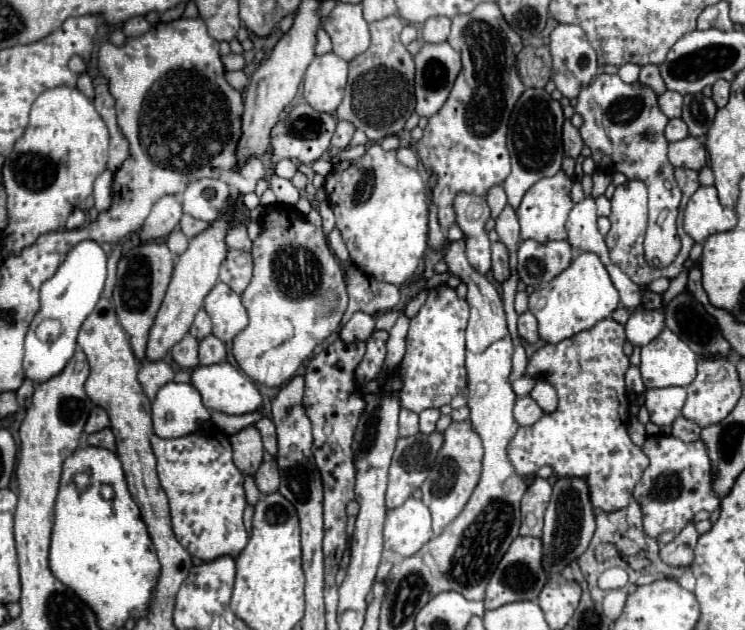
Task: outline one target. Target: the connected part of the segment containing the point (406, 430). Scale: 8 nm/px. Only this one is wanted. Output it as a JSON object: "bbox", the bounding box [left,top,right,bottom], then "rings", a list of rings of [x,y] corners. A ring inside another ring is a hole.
{"bbox":[399,409,419,437],"rings":[[[401,409],[399,413],[399,435],[409,437],[419,433],[419,415],[407,409]]]}

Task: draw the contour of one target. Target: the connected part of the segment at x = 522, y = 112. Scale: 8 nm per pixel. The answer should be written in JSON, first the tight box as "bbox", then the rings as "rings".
{"bbox":[503,87,565,209],"rings":[[[533,87],[525,89],[519,101],[515,103],[515,109],[509,117],[509,133],[507,133],[507,145],[511,153],[511,173],[503,183],[507,201],[513,209],[519,207],[523,195],[531,185],[535,185],[543,177],[555,175],[561,169],[563,121],[565,117],[559,101],[553,101],[553,97],[545,89],[533,89]]]}

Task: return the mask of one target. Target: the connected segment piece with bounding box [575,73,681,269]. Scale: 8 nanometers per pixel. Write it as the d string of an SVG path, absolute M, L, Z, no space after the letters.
M597 75L587 89L577 97L575 111L583 117L581 137L591 149L591 157L597 169L605 173L623 173L627 179L639 179L649 189L649 227L645 235L645 259L651 267L667 267L673 263L681 249L677 235L677 207L681 201L681 189L677 187L673 165L667 159L665 125L669 119L657 105L653 89L641 83L623 83L619 75Z

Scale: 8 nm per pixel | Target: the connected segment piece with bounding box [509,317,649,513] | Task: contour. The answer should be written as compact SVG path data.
M611 317L607 321L599 321L599 325L577 333L555 345L545 345L529 359L527 373L539 375L543 381L549 381L559 395L559 407L553 413L543 415L535 425L521 427L509 445L509 459L515 471L521 477L535 475L543 465L553 467L557 477L587 477L591 485L591 503L599 511L617 511L629 505L635 483L641 479L645 467L649 465L647 455L631 443L627 435L629 421L629 399L625 391L625 371L629 367L629 359L623 353L625 329L615 323Z

